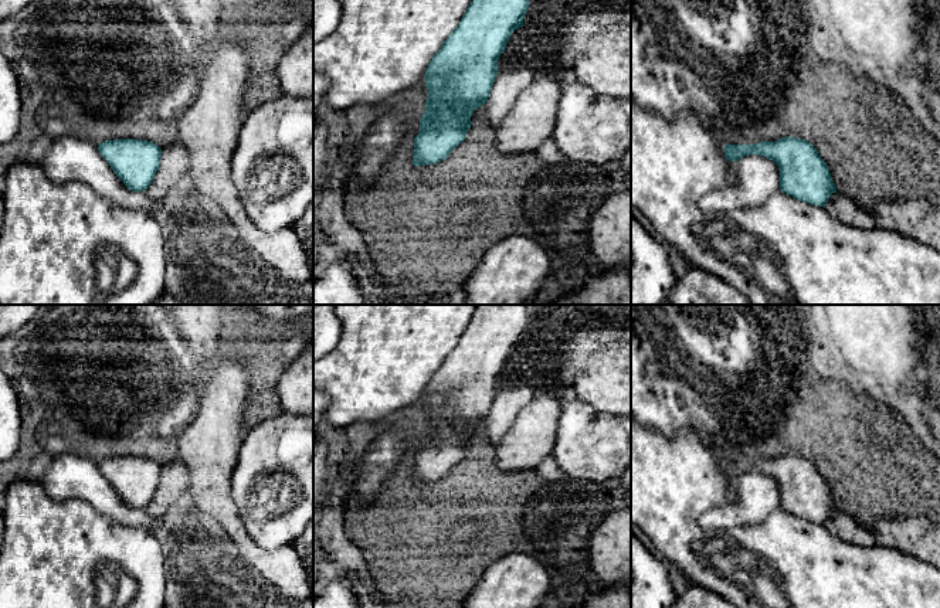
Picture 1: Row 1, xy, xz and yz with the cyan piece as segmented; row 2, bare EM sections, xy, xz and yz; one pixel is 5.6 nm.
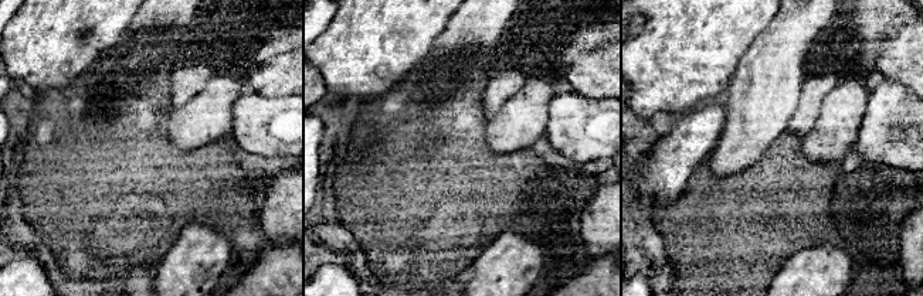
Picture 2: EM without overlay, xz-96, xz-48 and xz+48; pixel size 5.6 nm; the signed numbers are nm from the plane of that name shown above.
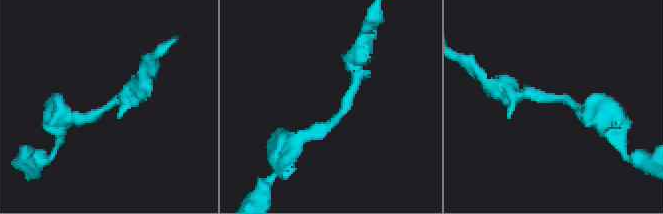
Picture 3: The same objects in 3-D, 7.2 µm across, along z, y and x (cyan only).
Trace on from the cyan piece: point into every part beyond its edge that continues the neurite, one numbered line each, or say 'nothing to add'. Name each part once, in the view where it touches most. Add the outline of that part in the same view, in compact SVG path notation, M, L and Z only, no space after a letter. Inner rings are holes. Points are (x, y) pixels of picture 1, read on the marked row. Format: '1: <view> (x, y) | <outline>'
nothing to add

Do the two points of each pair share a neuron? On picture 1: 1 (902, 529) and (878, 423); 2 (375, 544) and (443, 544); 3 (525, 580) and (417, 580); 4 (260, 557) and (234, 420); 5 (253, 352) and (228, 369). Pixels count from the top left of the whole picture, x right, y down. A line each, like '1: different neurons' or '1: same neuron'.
1: different neurons
2: same neuron
3: different neurons
4: same neuron
5: different neurons

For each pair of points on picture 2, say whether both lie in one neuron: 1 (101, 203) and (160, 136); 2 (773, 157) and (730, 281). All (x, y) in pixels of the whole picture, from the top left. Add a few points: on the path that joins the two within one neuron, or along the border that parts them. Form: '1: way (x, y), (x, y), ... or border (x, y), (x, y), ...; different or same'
1: way (118, 186), (139, 164), (143, 153); same
2: way (773, 189), (773, 223), (747, 249); same

